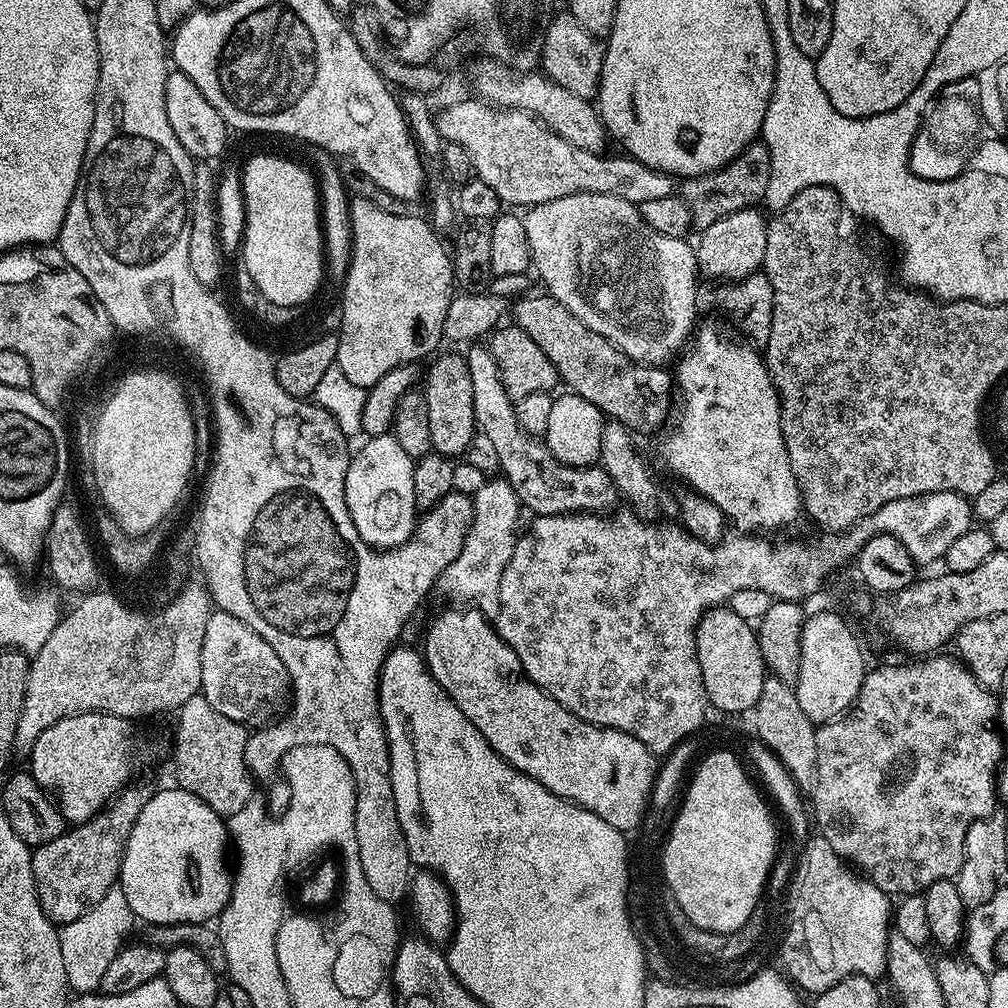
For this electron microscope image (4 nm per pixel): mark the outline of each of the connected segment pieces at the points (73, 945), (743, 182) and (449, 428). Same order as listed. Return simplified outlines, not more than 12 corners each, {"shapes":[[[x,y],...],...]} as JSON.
{"shapes":[[[119,886],[59,925],[68,987],[92,994],[134,925]],[[753,142],[678,195],[703,230],[757,207],[769,182],[770,150]],[[467,359],[431,361],[422,393],[432,451],[460,458],[478,433]]]}

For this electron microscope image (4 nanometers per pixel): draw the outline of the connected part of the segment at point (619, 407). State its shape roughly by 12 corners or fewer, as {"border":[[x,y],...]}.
{"border":[[553,296],[515,301],[569,393],[637,433],[663,426],[671,371],[632,360]]}

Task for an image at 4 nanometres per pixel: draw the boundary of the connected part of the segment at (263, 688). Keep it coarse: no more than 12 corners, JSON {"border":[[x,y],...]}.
{"border":[[214,610],[200,692],[219,708],[290,700],[288,671],[246,622]]}

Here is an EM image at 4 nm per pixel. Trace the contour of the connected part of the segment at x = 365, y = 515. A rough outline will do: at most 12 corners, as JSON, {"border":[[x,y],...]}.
{"border":[[392,434],[363,441],[346,506],[372,548],[418,523],[414,461]]}

